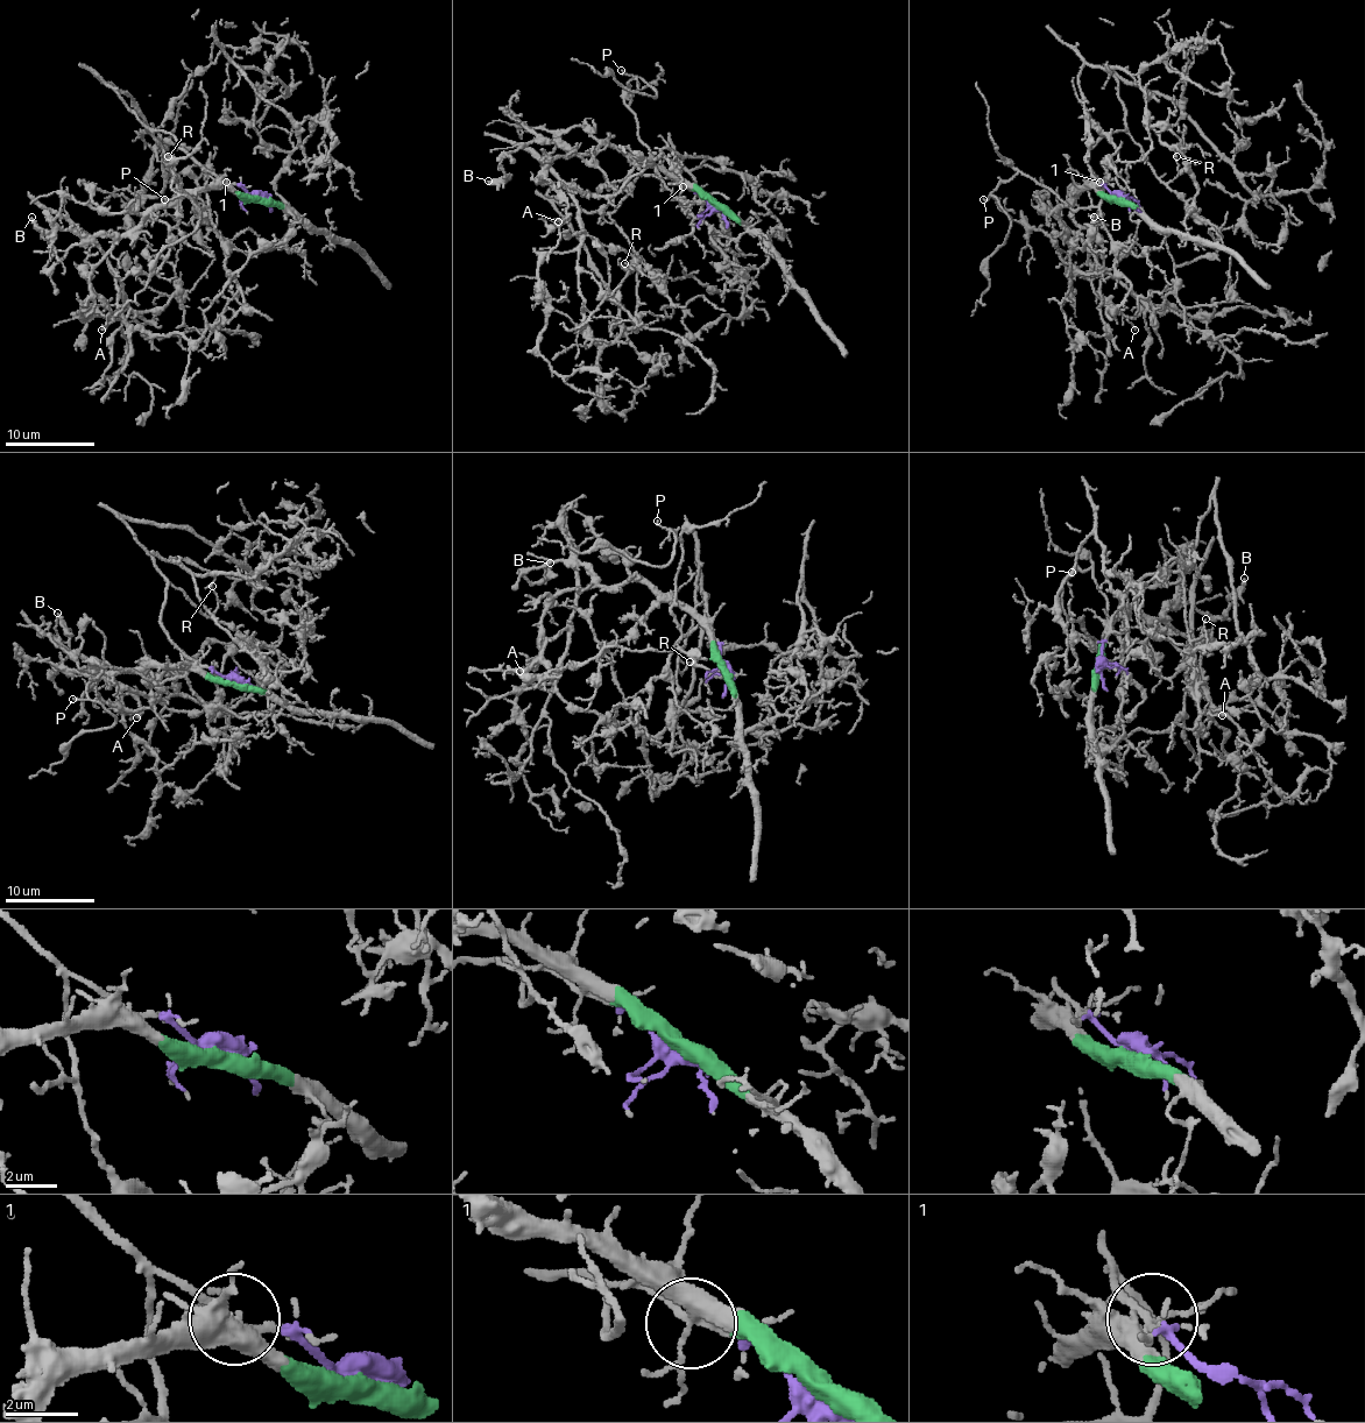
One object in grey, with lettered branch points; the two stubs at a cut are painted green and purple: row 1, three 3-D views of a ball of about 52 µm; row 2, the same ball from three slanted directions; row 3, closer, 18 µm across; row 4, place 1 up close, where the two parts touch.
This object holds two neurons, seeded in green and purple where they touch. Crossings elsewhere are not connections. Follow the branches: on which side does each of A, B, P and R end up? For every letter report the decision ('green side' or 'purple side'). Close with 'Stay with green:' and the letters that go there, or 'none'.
A: green side
B: green side
P: purple side
R: purple side
Stay with green: A, B

